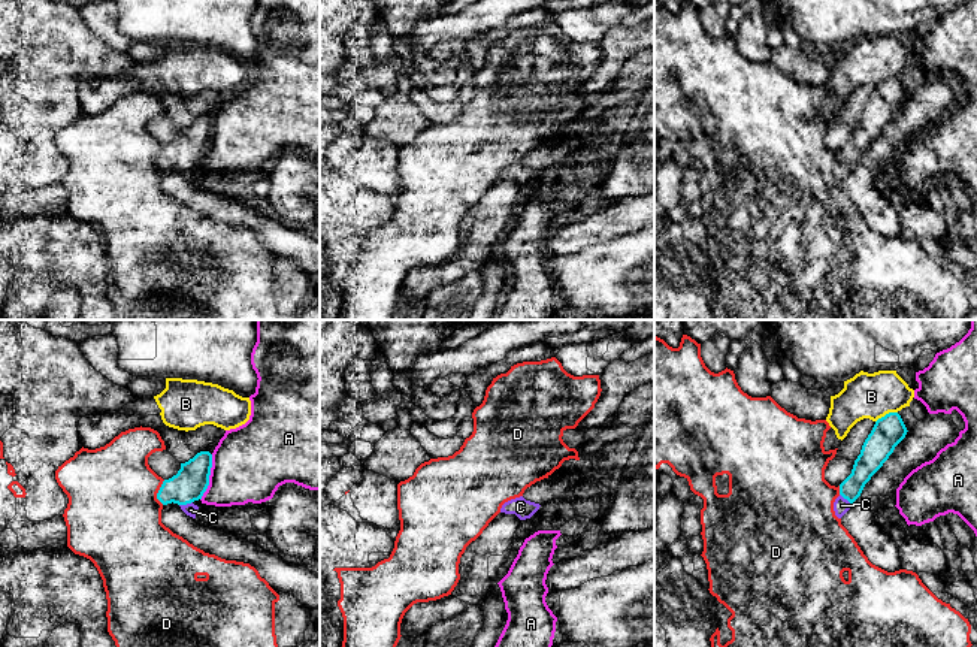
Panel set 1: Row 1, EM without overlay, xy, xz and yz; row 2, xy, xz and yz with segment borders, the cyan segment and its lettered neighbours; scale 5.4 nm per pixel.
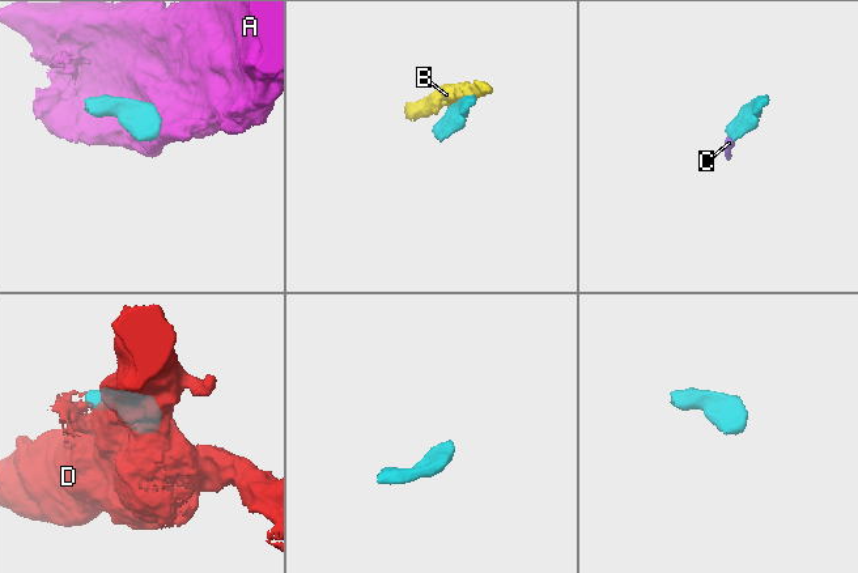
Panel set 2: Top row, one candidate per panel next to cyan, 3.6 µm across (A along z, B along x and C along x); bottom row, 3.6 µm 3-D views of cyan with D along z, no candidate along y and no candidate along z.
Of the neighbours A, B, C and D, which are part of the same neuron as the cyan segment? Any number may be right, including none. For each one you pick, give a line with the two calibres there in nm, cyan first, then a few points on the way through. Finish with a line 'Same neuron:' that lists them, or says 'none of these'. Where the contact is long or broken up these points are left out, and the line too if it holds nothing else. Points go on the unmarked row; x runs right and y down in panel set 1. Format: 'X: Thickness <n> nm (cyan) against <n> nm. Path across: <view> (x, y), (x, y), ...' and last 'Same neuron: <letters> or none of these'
C: Thickness 180 nm (cyan) against 70 nm. Path across: xy (190, 148), (185, 153), (185, 169), (190, 175)
Same neuron: C

